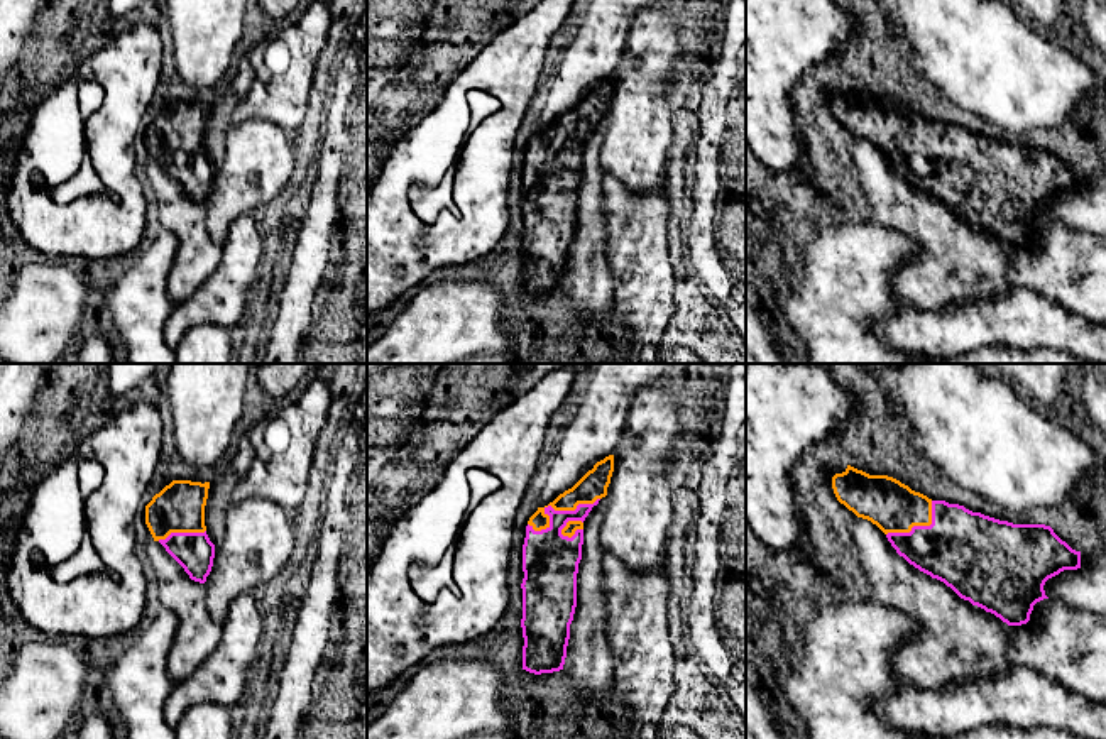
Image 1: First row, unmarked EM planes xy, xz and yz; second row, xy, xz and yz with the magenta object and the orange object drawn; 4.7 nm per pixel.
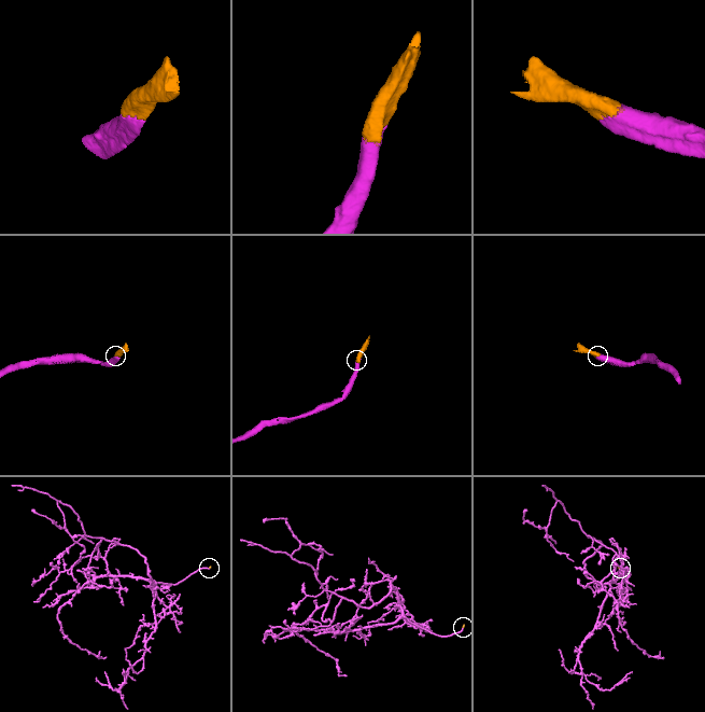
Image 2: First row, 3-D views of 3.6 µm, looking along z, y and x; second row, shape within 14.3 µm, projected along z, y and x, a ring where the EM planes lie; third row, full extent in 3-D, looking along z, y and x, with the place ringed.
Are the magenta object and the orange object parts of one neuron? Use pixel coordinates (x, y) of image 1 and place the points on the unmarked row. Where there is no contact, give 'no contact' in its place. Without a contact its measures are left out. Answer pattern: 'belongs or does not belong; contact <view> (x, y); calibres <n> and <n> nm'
belongs; contact xz (553, 131); calibres 280 and 140 nm

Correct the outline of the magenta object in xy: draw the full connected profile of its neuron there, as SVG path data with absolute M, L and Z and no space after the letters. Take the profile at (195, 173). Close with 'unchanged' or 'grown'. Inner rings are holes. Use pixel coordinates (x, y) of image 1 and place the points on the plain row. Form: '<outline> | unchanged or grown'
M172 101L145 127L145 145L191 201L205 205L215 166L205 147L210 103Z | grown

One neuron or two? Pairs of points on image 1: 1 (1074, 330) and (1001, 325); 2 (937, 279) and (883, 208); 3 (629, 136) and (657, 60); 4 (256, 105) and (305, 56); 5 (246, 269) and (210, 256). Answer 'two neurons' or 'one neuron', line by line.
1: one neuron
2: one neuron
3: one neuron
4: one neuron
5: two neurons

